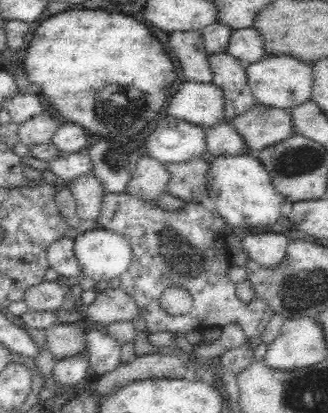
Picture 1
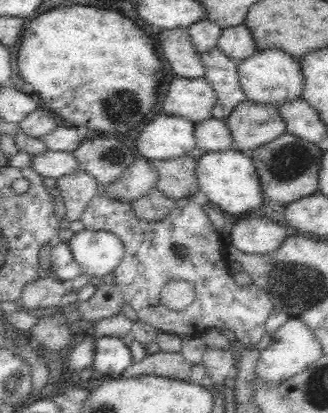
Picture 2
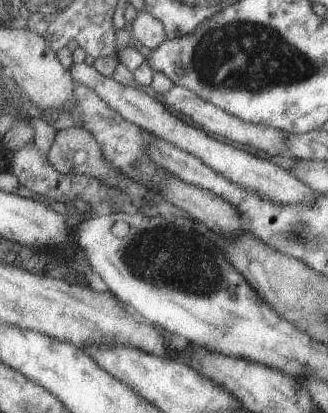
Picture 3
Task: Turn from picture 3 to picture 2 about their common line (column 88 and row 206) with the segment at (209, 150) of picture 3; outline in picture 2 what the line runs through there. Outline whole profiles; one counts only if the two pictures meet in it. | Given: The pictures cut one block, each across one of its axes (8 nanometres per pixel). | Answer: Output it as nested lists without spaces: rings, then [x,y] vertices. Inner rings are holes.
[[[80,168],[74,170],[74,174],[70,174],[68,178],[64,176],[56,182],[58,182],[56,188],[60,190],[60,194],[64,198],[68,222],[80,220],[82,212],[86,212],[88,202],[98,194],[98,182]]]

